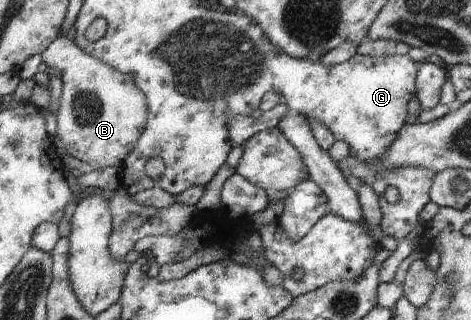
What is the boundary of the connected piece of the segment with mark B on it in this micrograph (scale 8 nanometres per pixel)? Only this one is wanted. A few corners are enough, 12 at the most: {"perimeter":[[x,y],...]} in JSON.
{"perimeter":[[66,35],[43,53],[57,136],[91,170],[121,166],[147,121],[133,80]]}

